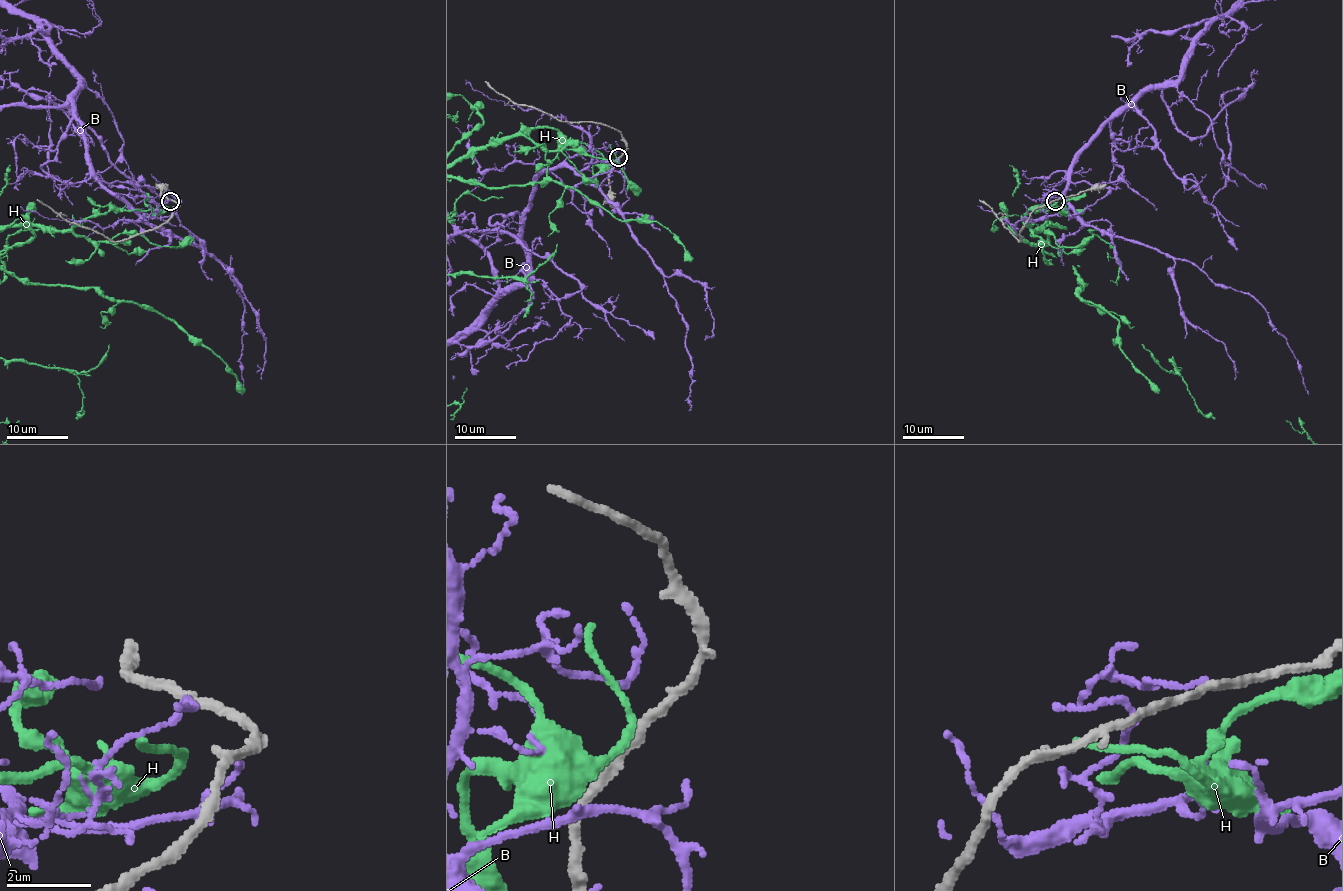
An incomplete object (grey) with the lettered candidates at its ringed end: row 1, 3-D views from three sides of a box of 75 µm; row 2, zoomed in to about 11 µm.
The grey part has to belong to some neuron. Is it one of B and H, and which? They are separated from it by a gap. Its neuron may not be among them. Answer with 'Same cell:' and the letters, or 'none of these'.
Same cell: H

